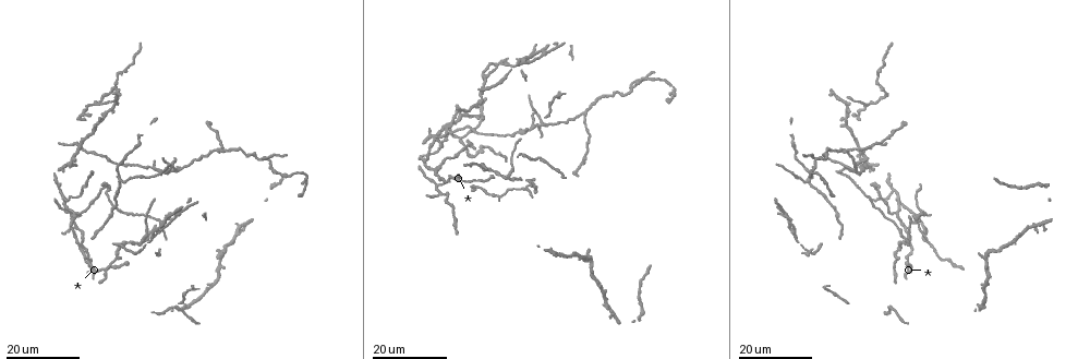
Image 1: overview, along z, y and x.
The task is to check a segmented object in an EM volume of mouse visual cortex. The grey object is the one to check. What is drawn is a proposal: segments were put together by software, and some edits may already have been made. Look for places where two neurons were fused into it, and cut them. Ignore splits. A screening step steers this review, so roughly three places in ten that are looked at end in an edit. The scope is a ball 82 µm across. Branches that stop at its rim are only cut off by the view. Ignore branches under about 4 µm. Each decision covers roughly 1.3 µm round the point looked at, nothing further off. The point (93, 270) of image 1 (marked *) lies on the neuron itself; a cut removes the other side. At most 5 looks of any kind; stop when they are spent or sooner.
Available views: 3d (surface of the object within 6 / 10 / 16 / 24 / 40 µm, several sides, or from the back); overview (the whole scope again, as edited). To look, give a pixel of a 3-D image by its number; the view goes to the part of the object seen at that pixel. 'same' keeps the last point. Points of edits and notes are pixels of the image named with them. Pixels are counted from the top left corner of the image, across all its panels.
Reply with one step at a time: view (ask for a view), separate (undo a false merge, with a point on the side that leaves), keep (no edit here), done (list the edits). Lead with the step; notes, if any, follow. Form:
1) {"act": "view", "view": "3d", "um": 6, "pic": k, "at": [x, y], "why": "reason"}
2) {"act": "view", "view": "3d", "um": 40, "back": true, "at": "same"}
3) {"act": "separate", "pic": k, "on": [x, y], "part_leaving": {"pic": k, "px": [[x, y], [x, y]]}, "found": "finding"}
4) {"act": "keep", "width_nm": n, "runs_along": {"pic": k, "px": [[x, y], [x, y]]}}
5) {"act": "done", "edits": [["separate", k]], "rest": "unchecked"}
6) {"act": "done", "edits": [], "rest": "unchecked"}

{"act": "view", "view": "3d", "um": 16, "pic": 1, "at": [531, 121], "why": "a fork"}

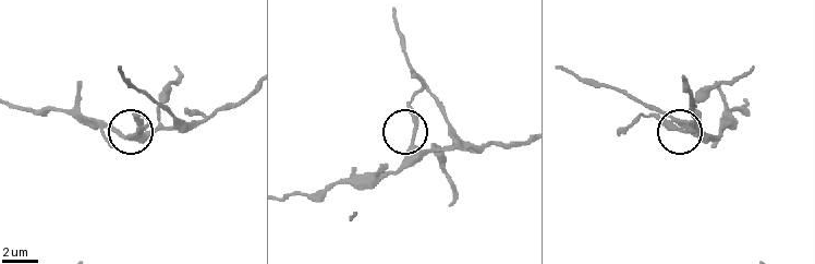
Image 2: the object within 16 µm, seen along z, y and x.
{"act": "view", "view": "3d", "um": 10, "pic": 2, "at": [412, 143]}

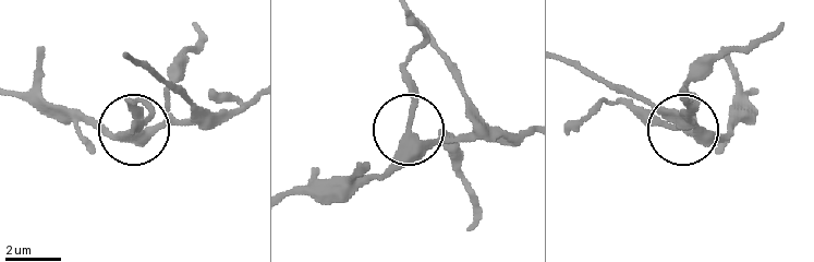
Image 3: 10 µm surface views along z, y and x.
{"act": "keep", "runs_along": {"pic": 3, "px": [[289, 194], [345, 192], [385, 170], [415, 100], [409, 54]]}, "found": "continuous, no second neuron"}

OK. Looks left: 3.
{"act": "view", "view": "3d", "um": 16, "pic": 1, "at": [848, 152], "why": "branch point"}

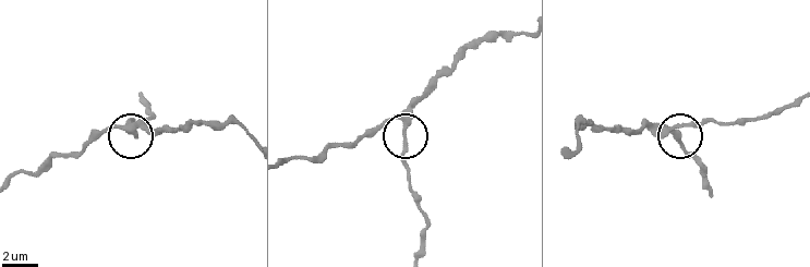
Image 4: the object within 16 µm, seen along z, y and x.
{"act": "view", "view": "3d", "um": 10, "pic": 4, "at": [409, 125], "why": "zoom in"}

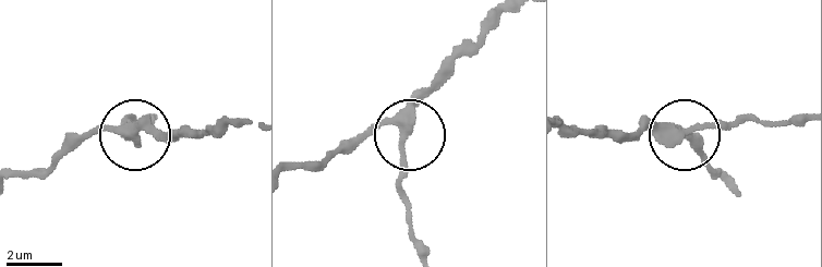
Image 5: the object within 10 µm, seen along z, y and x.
{"act": "keep", "runs_along": {"pic": 5, "px": [[292, 165], [328, 161], [391, 122], [408, 136], [398, 197]]}, "found": "continuous, no second neuron"}

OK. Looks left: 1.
{"act": "done", "edits": [], "rest": "unchecked"}

